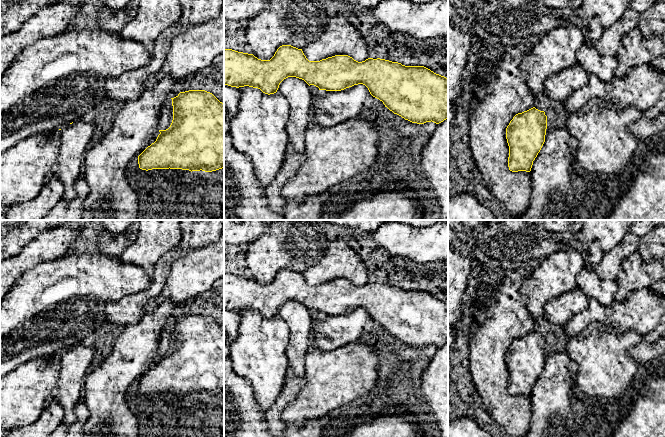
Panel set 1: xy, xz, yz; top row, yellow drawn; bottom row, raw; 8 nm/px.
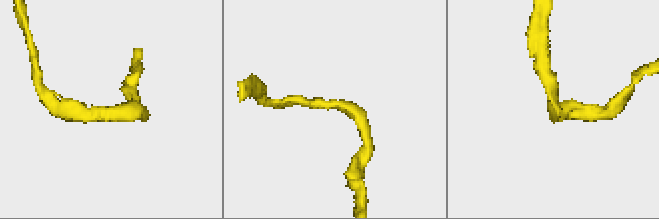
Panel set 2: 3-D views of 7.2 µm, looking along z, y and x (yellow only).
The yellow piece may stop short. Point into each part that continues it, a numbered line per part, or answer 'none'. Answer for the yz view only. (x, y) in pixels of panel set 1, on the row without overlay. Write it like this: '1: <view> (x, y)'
none

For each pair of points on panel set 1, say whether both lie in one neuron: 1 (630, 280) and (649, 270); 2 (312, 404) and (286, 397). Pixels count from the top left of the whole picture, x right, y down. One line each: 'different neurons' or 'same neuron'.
1: same neuron
2: different neurons

